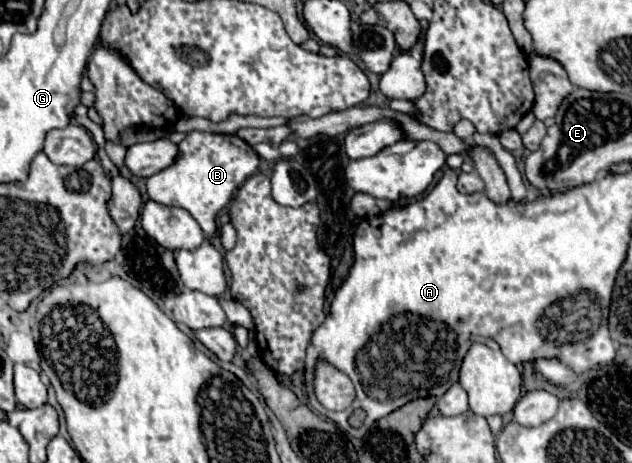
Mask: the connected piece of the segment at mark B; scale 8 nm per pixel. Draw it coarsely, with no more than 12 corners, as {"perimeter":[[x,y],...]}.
{"perimeter":[[190,132],[148,196],[192,214],[206,240],[258,170],[236,134]]}

